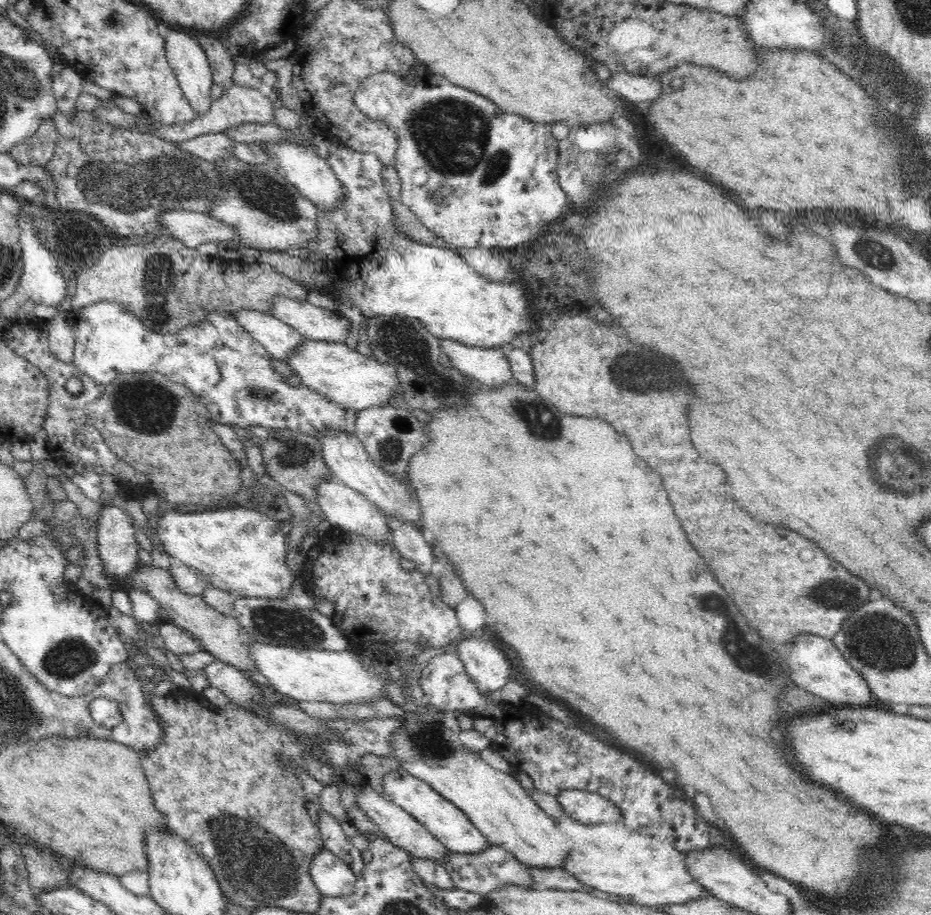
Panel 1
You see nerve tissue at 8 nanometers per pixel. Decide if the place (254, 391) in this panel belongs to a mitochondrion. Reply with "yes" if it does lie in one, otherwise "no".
yes

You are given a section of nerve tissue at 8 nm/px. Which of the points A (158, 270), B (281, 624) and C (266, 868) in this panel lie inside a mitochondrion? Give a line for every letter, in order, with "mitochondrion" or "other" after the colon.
A: mitochondrion
B: mitochondrion
C: mitochondrion

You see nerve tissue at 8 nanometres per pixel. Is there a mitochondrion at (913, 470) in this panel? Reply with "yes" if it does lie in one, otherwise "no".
yes

